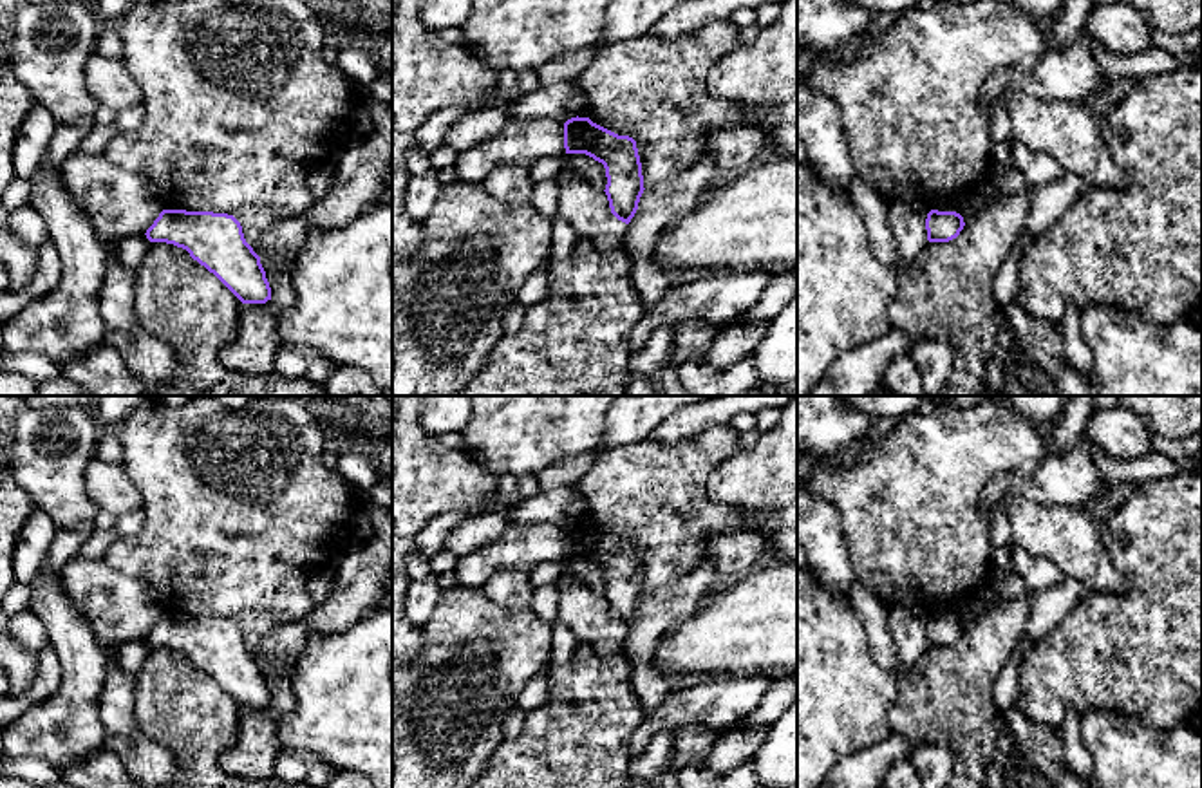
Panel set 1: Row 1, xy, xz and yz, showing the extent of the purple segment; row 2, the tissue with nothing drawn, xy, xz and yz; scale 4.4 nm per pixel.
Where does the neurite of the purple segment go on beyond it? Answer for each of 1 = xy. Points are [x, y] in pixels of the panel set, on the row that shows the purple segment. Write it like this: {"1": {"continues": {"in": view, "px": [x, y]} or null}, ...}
{"1": {"continues": null}}

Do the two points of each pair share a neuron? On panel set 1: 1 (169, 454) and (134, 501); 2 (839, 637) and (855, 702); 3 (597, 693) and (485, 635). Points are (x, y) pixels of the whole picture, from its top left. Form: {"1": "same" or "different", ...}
{"1": "different", "2": "same", "3": "different"}

